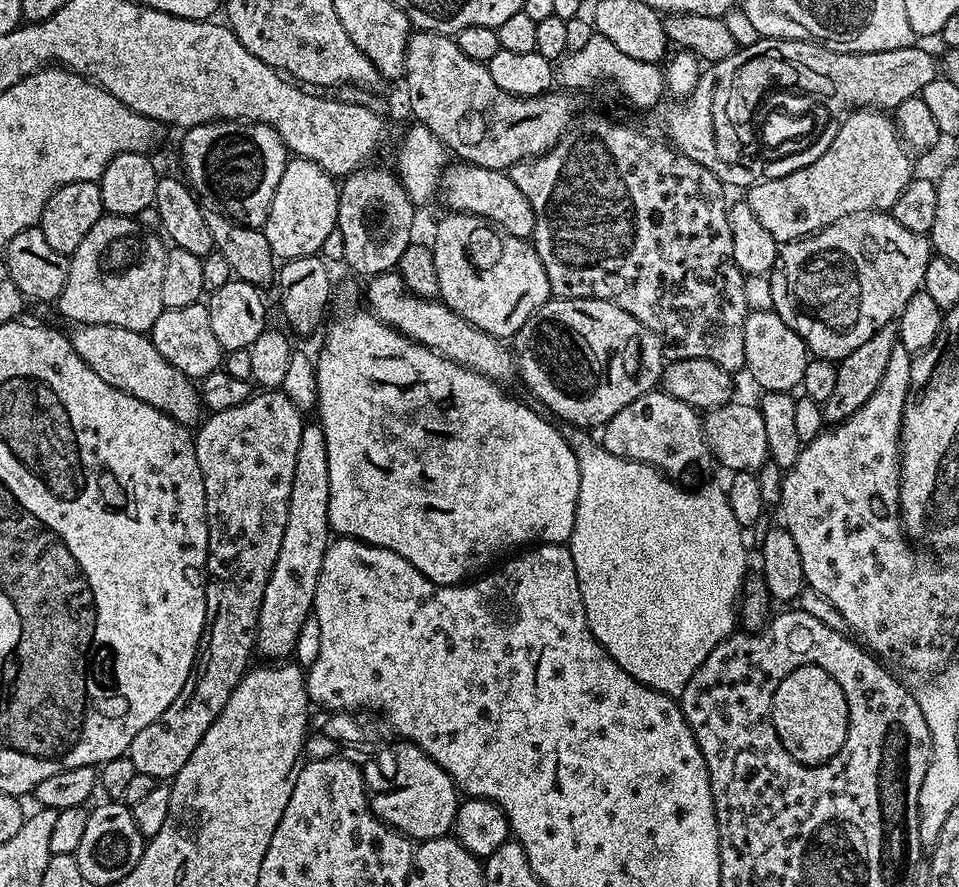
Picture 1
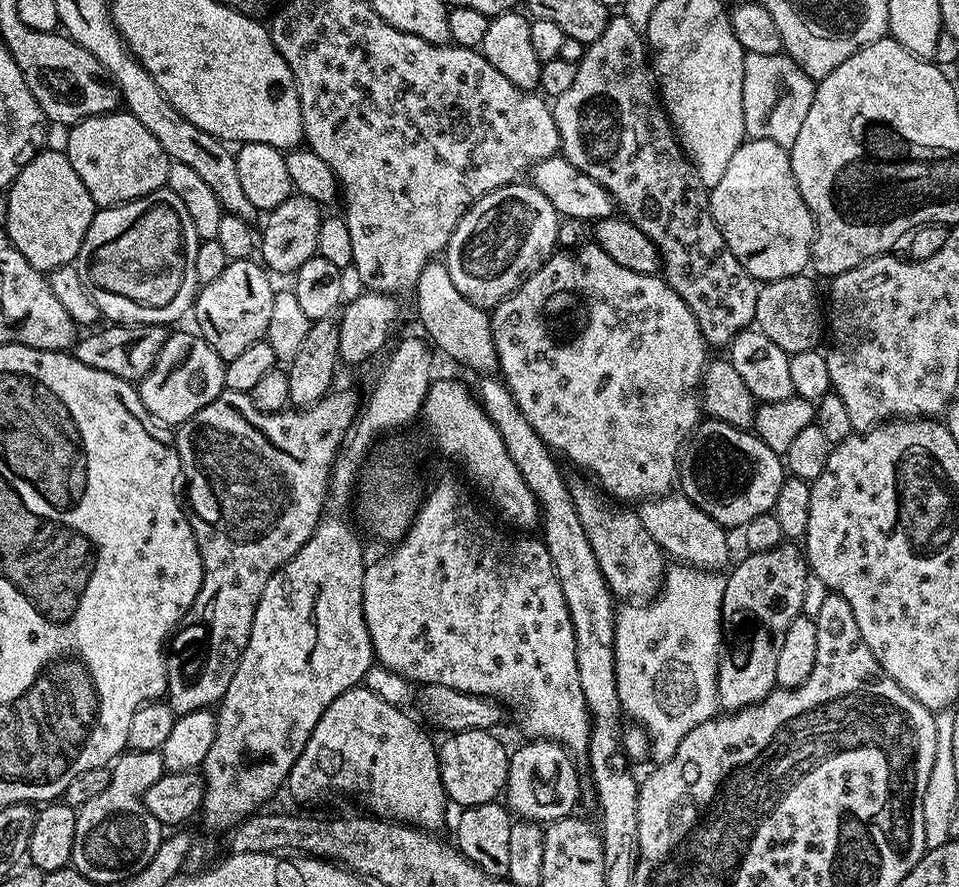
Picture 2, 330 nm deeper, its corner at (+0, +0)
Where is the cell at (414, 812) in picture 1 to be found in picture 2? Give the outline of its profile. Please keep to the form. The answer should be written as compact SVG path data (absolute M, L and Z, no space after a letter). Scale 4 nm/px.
M466 730L465 732L452 732L445 735L448 737L444 741L439 741L440 777L442 778L444 792L453 805L460 804L459 807L465 809L490 804L501 799L508 781L508 758L510 752L509 749L504 749L503 742L496 735L495 731Z

